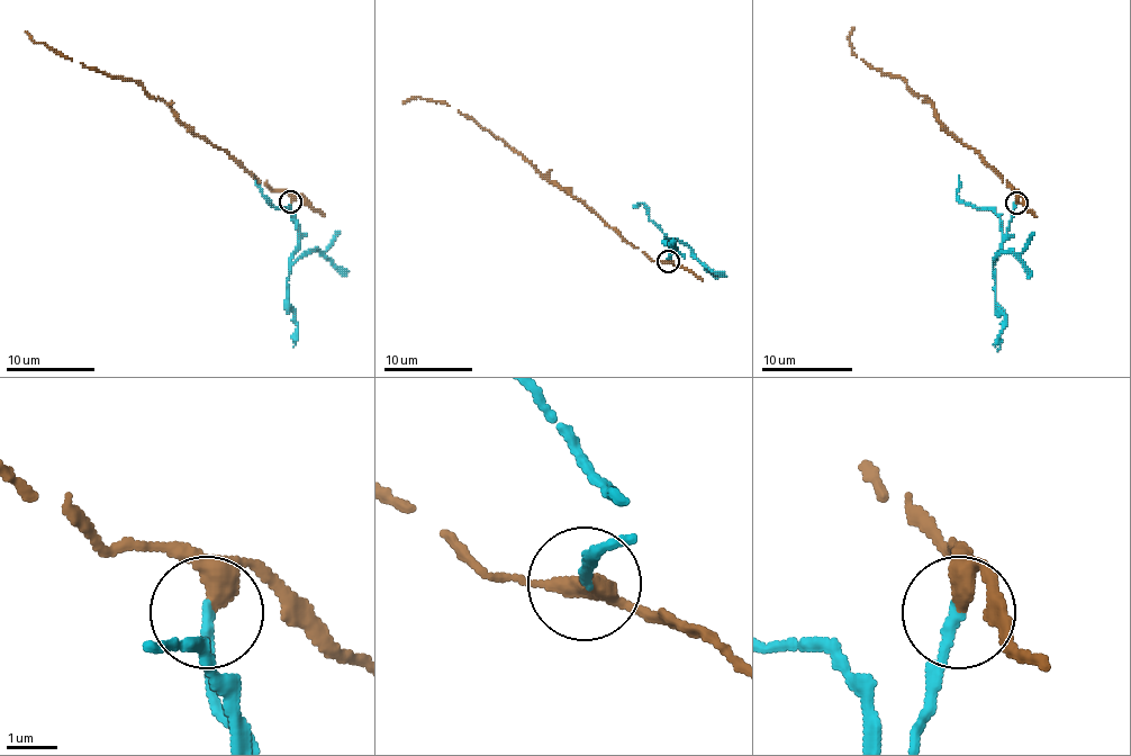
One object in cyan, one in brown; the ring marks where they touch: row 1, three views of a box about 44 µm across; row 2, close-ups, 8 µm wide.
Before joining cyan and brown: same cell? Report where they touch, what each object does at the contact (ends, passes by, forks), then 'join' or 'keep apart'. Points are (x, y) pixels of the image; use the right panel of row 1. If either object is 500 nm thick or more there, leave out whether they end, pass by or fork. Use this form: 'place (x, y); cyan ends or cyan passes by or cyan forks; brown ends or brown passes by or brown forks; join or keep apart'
place (1016, 203); cyan ends; brown passes by; keep apart

